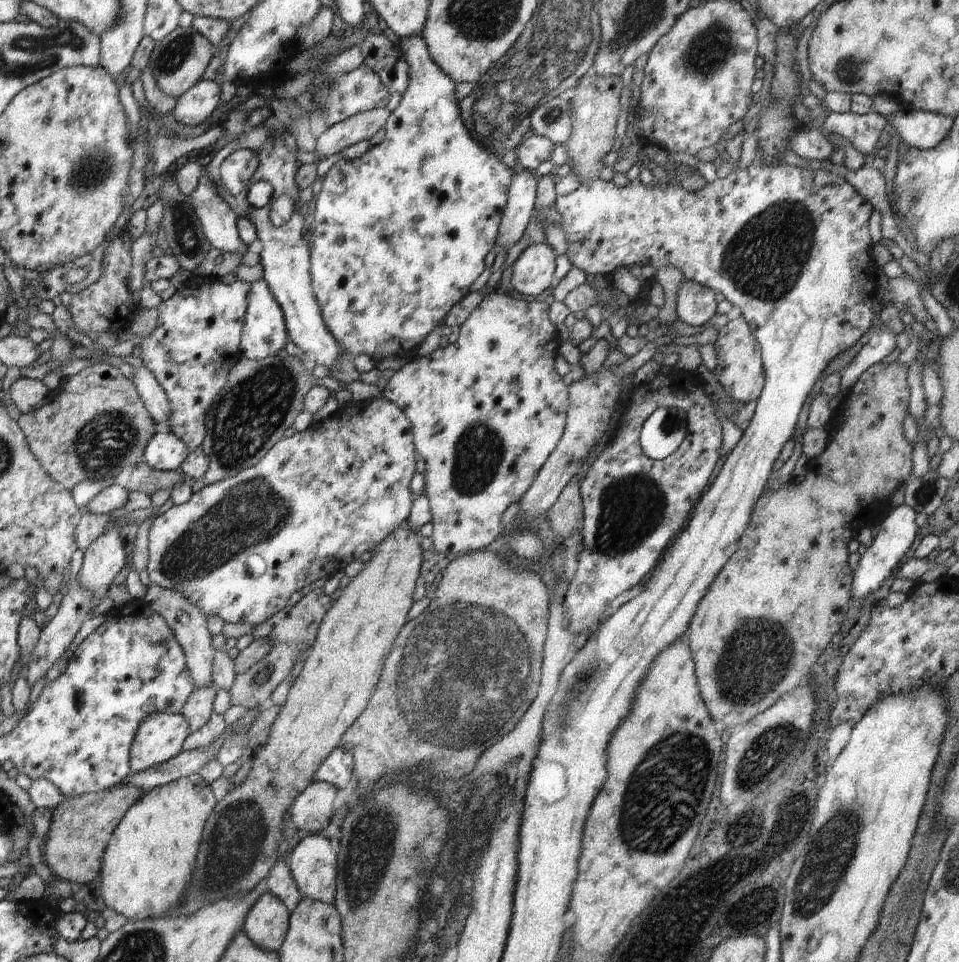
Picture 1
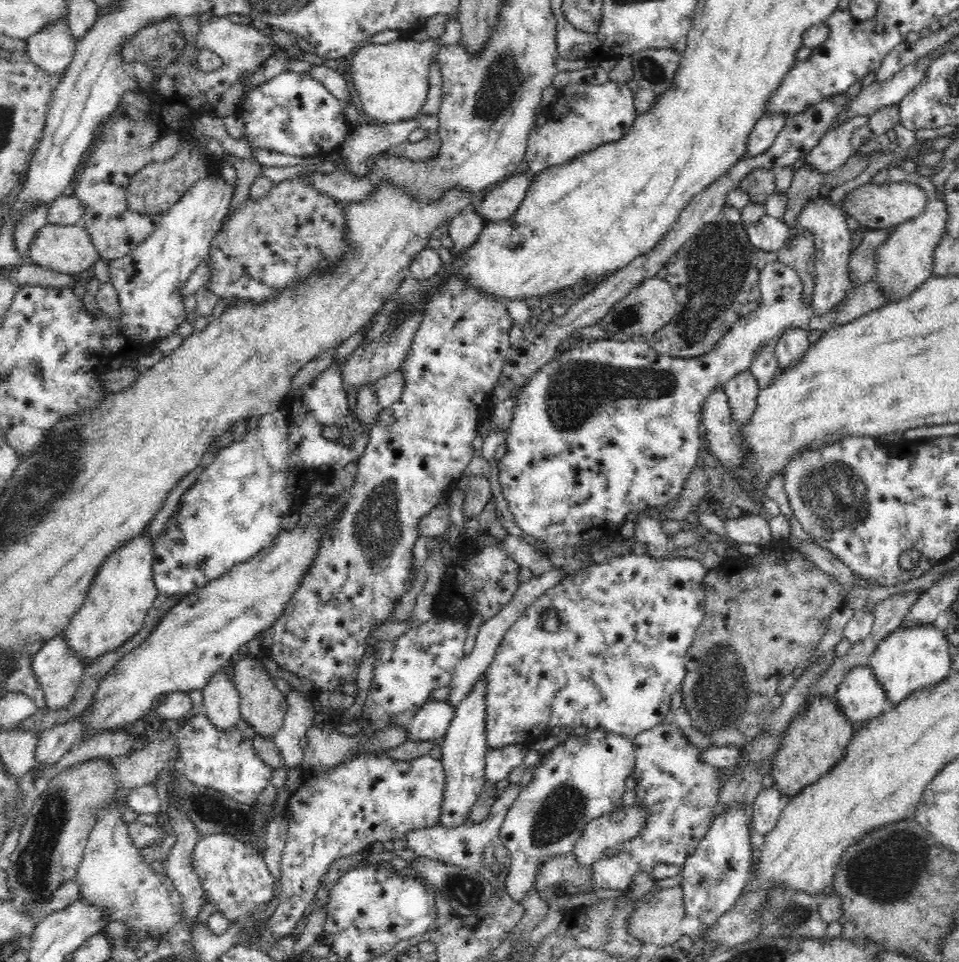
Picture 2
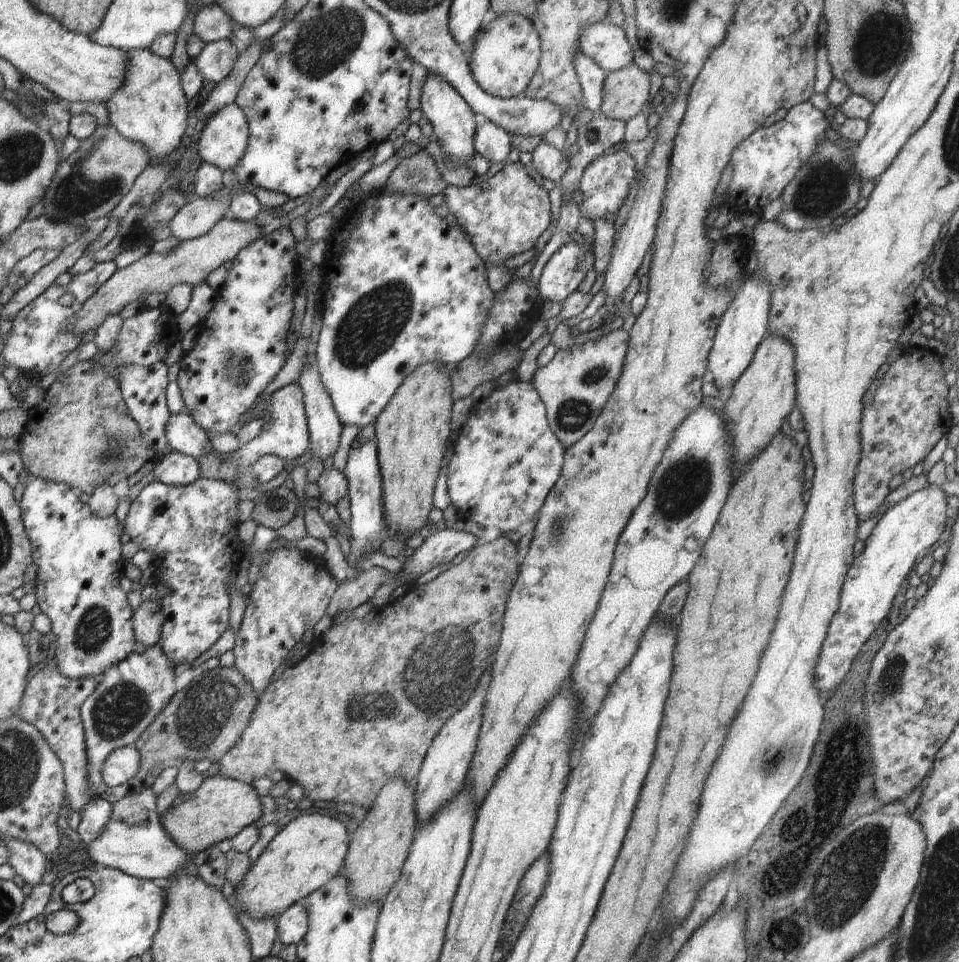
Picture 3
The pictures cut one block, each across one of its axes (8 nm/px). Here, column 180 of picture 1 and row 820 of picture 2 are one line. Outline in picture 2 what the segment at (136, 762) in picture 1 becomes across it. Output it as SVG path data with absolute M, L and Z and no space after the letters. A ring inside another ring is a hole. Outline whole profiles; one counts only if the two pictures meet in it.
M752 806L733 807L716 817L706 836L698 844L692 857L682 867L683 903L689 916L698 918L706 925L716 923L742 895L749 881L749 870L753 862L752 842L749 828L752 821Z

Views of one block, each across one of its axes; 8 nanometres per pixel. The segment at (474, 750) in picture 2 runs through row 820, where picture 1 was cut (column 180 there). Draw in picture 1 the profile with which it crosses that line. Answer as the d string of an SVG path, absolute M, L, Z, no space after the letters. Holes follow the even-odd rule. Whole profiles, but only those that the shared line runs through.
M157 433L150 438L144 450L143 462L158 471L180 469L189 449L172 433Z

